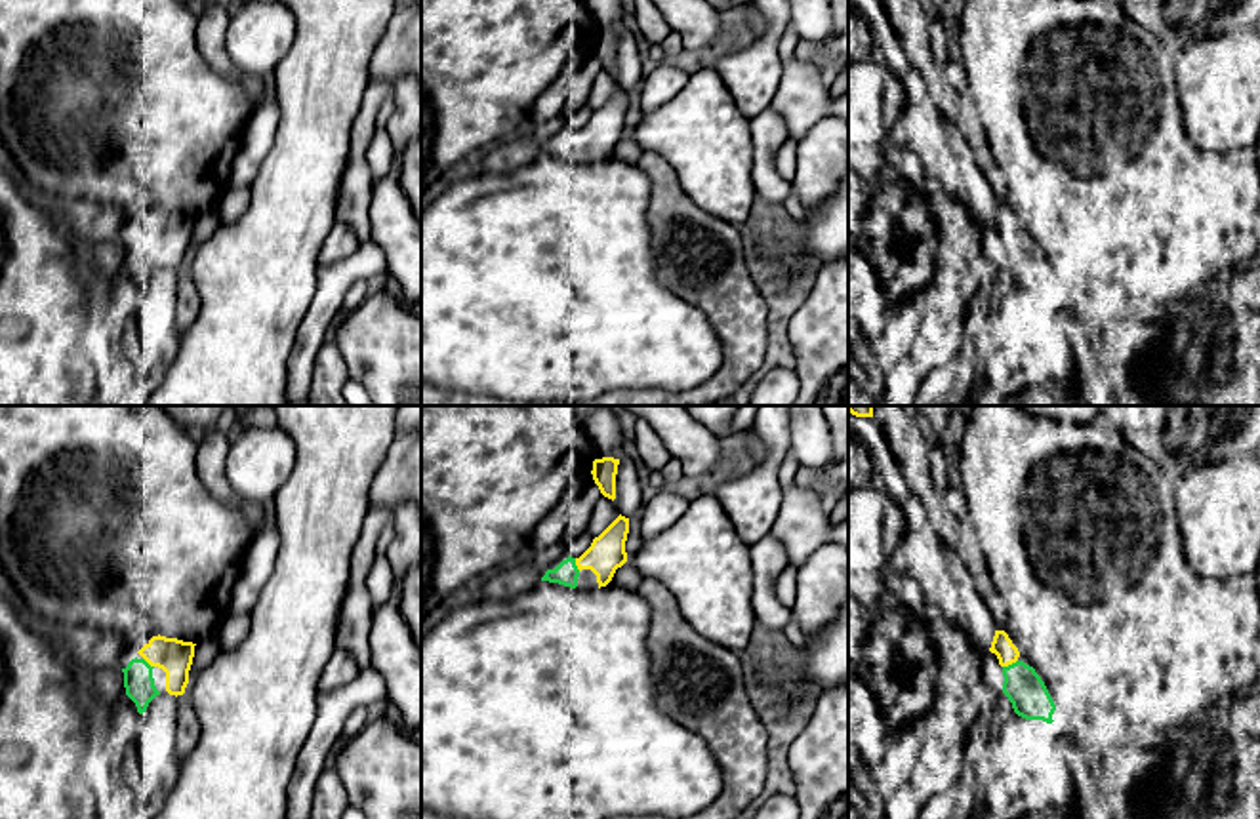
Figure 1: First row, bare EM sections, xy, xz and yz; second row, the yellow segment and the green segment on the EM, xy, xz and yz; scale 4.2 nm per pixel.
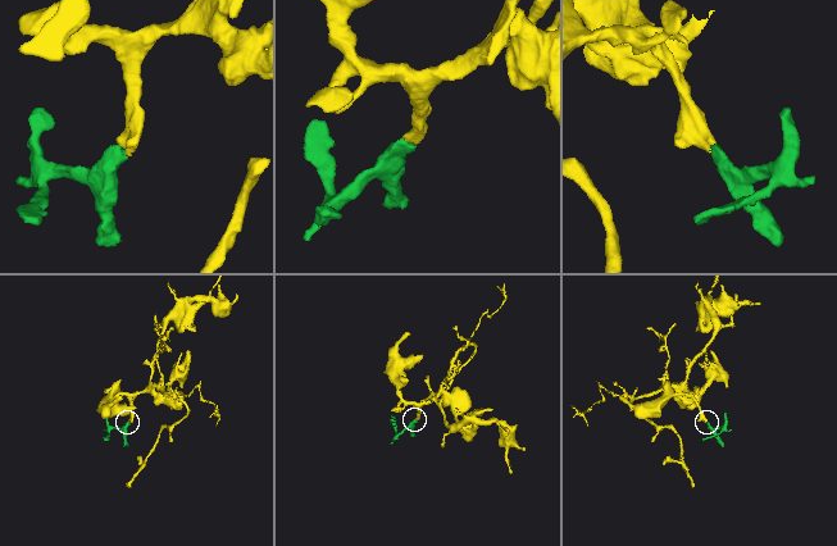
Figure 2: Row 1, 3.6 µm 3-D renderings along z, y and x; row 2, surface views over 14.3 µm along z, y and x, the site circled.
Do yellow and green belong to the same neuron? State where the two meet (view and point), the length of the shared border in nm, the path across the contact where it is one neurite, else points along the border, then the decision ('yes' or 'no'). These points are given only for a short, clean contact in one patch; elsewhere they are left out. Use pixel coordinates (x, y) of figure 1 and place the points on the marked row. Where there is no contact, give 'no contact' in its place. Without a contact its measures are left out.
contact yz (1009, 663); length 70 nm; yes

